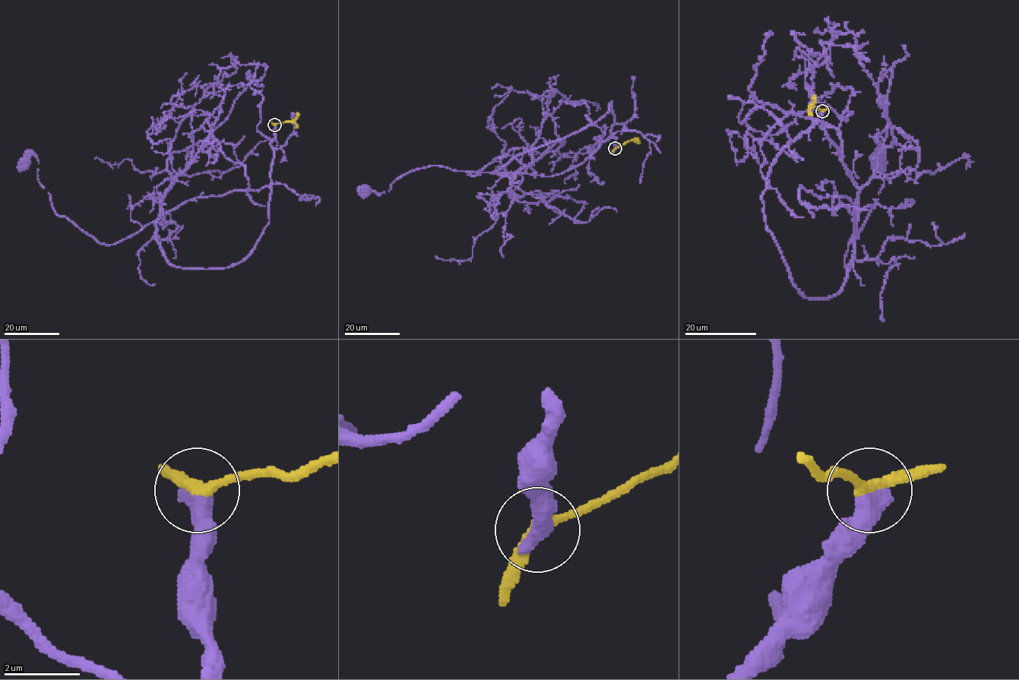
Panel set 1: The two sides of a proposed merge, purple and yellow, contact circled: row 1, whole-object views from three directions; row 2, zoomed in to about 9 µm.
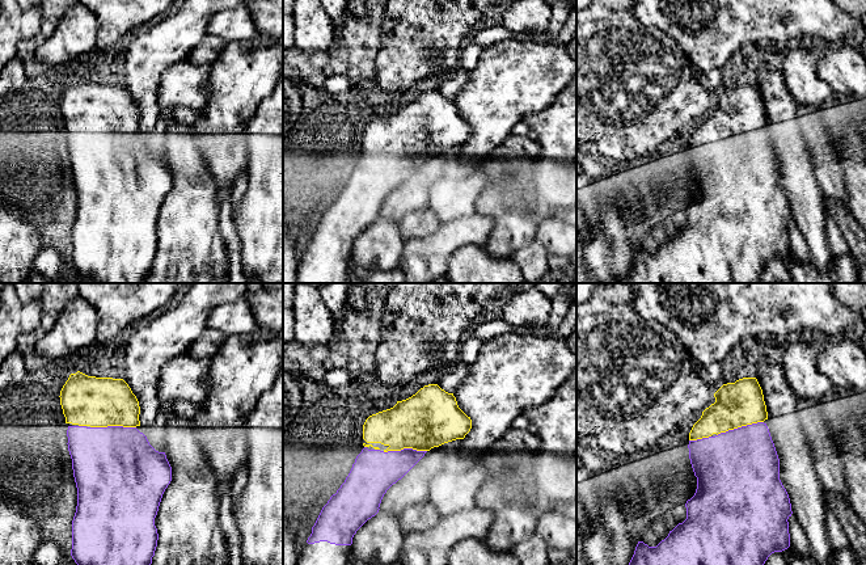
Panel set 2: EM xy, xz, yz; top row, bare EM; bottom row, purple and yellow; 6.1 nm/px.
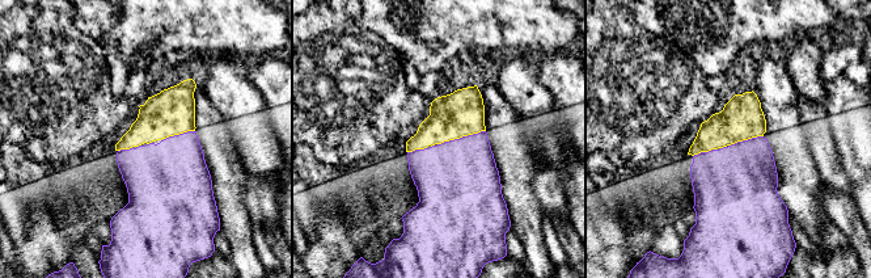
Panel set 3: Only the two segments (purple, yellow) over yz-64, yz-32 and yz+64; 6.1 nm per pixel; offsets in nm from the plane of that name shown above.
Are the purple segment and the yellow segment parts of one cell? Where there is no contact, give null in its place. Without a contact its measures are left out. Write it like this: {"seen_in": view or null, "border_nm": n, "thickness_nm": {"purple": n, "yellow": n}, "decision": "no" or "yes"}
{"seen_in": "yz", "border_nm": 300, "thickness_nm": {"purple": 480, "yellow": 280}, "decision": "yes"}

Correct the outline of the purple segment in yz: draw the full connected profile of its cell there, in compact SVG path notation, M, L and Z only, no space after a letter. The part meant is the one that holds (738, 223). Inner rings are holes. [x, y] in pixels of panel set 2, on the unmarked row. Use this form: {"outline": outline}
{"outline": "M743 84L735 89L723 90L715 100L715 109L702 118L701 125L693 131L689 139L689 165L697 184L694 202L687 207L687 225L679 229L668 243L656 253L649 253L638 248L629 271L616 283L757 283L768 263L774 258L782 258L790 253L789 228L791 223L791 210L786 195L780 186L780 165L772 147L769 135L764 128L768 126L766 111L762 96L756 84Z"}

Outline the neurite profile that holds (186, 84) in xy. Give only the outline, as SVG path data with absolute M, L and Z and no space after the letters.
M189 58L173 64L161 77L159 85L157 102L161 110L186 106L195 110L203 110L210 97L211 66L193 63Z

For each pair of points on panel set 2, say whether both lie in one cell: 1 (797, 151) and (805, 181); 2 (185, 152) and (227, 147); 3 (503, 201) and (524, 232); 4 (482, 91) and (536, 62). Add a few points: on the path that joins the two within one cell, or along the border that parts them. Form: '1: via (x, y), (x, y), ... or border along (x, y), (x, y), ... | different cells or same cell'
1: via (797, 159), (797, 173) | same cell
2: border along (193, 134), (194, 142), (212, 177) | different cells
3: via (511, 209), (516, 224) | same cell
4: via (495, 91), (501, 91), (514, 77), (523, 75) | same cell

